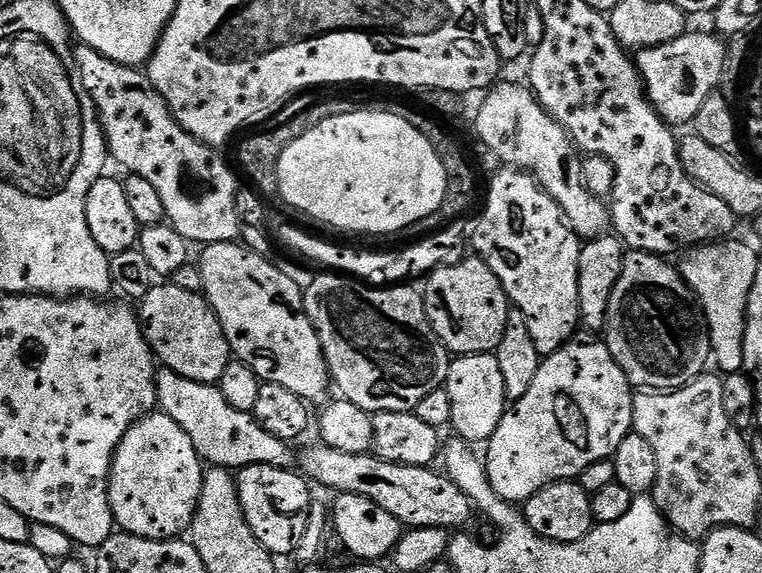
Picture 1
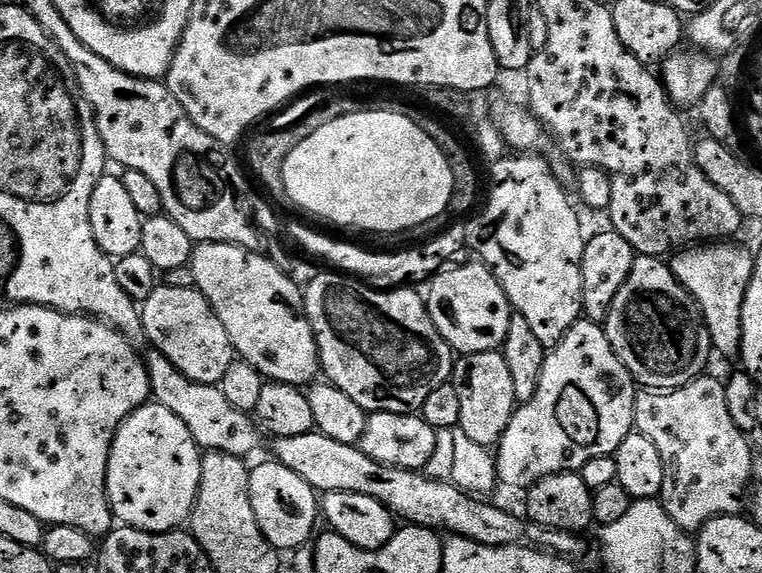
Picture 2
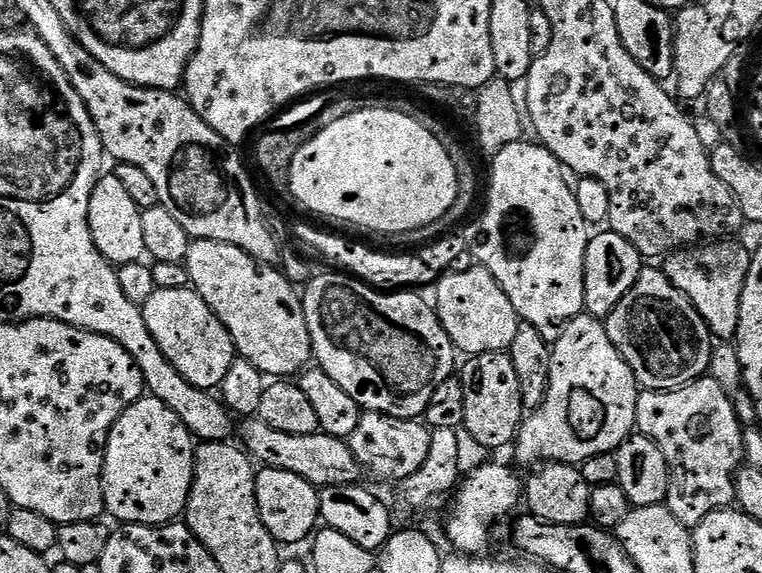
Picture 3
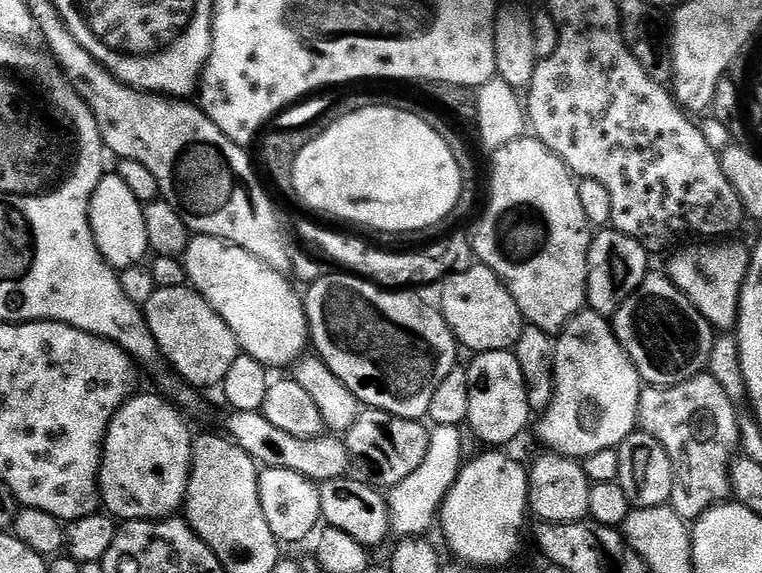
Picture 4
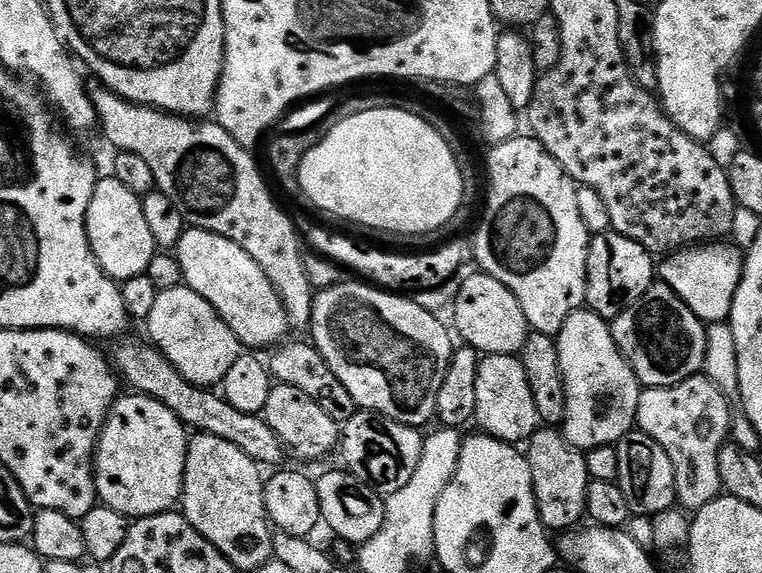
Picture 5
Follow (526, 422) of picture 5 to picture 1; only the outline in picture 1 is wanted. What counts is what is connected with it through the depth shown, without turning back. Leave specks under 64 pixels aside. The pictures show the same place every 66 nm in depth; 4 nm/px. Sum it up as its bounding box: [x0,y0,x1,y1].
[446,352,506,442]

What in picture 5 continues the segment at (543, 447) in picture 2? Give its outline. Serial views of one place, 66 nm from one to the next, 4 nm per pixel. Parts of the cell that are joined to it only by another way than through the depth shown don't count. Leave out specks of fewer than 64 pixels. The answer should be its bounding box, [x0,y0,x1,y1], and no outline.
[555,310,642,450]

